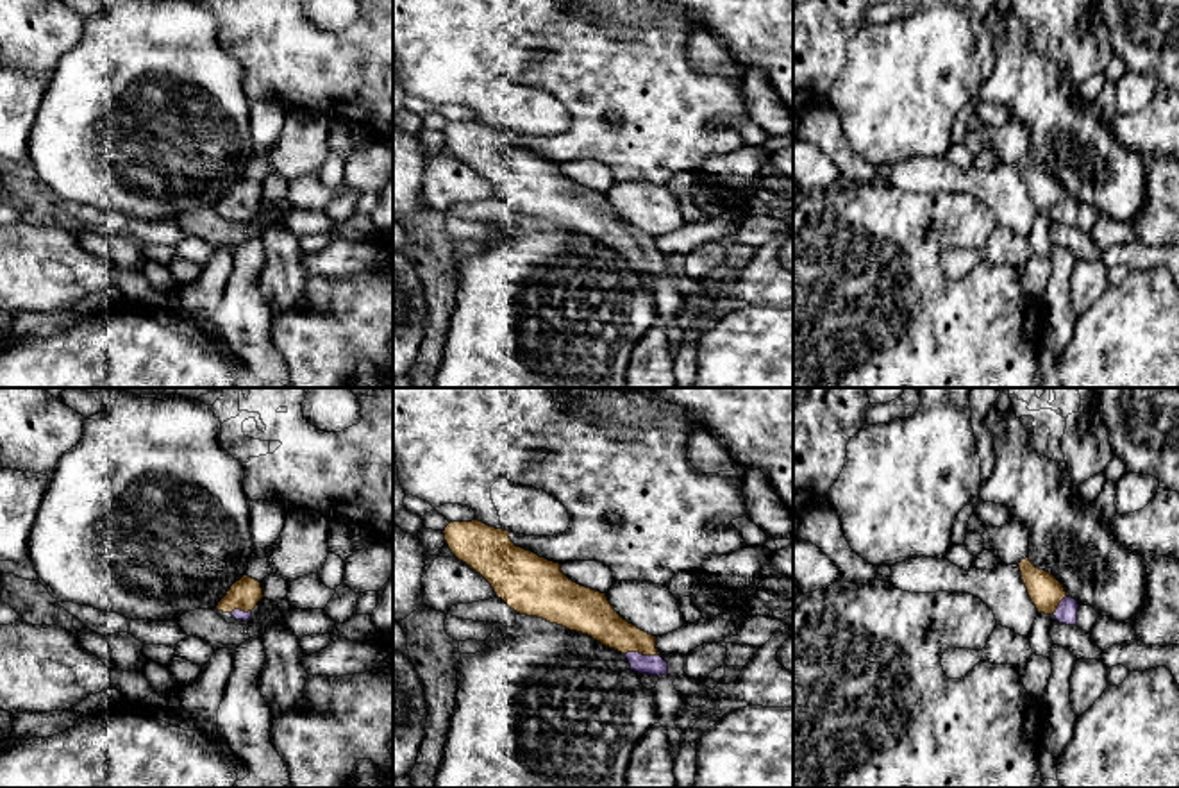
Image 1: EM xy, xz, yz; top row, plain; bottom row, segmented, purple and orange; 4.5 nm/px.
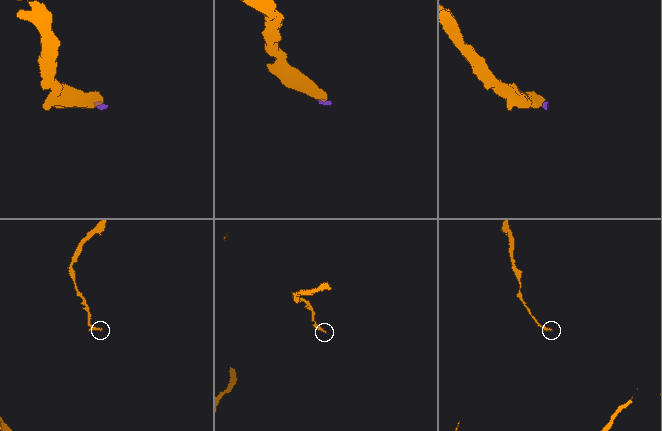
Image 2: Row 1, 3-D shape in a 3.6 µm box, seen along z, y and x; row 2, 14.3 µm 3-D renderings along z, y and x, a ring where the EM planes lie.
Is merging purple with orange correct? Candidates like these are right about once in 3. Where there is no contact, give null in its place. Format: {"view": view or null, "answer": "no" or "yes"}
{"view": "xz", "answer": "yes"}

